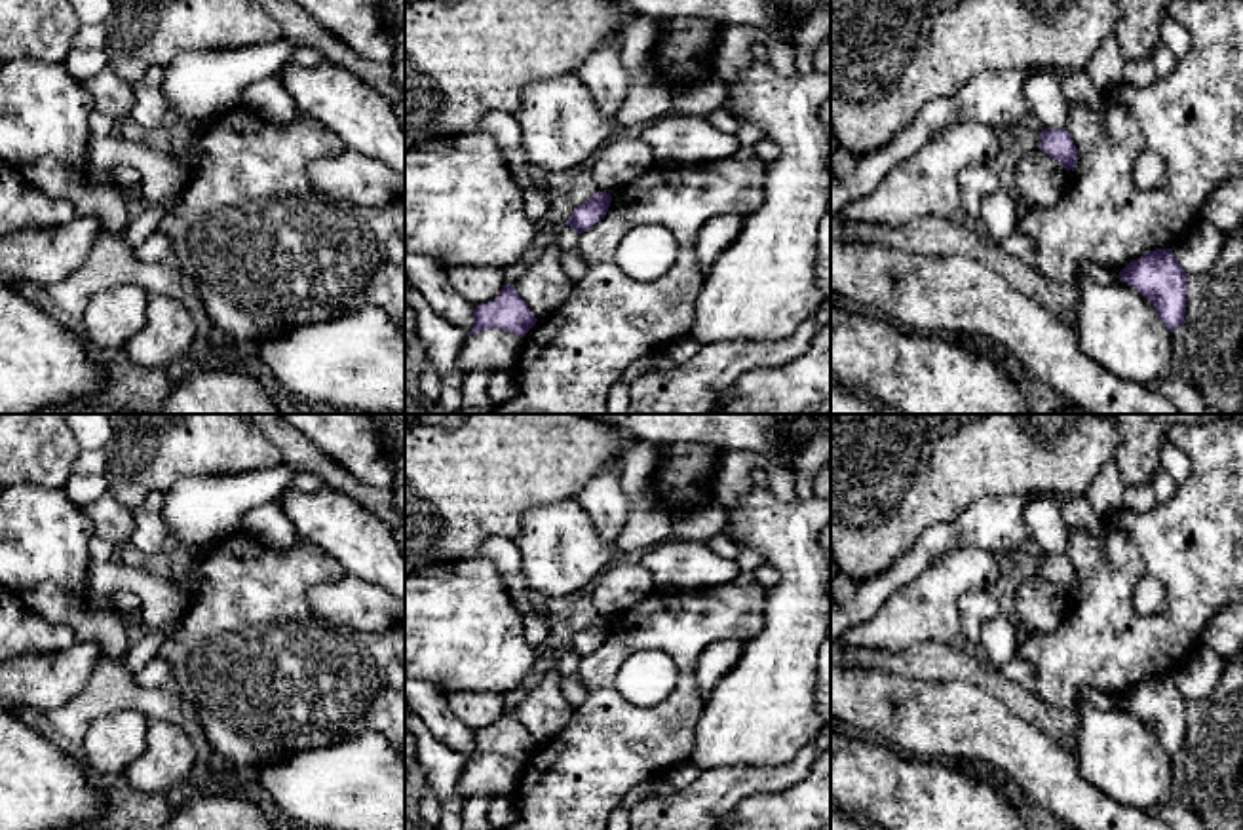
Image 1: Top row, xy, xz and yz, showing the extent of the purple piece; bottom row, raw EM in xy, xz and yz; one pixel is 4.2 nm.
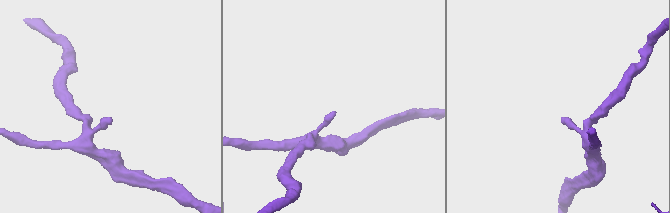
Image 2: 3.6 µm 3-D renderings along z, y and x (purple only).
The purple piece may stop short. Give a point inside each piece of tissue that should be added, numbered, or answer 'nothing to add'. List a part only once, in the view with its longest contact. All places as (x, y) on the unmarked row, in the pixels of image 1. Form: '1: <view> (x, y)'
nothing to add

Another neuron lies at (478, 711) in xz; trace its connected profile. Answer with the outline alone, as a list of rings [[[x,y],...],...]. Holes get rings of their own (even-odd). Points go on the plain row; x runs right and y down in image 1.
[[[450,691],[445,697],[454,716],[473,733],[492,727],[506,708],[506,695],[494,691]]]

